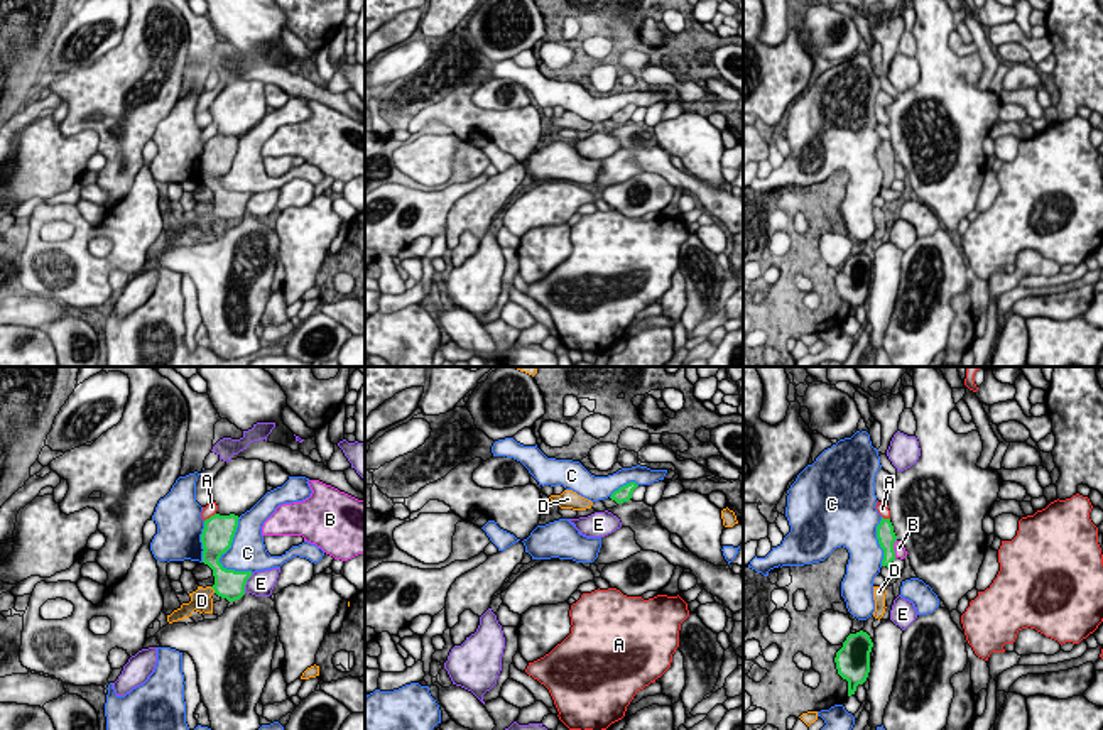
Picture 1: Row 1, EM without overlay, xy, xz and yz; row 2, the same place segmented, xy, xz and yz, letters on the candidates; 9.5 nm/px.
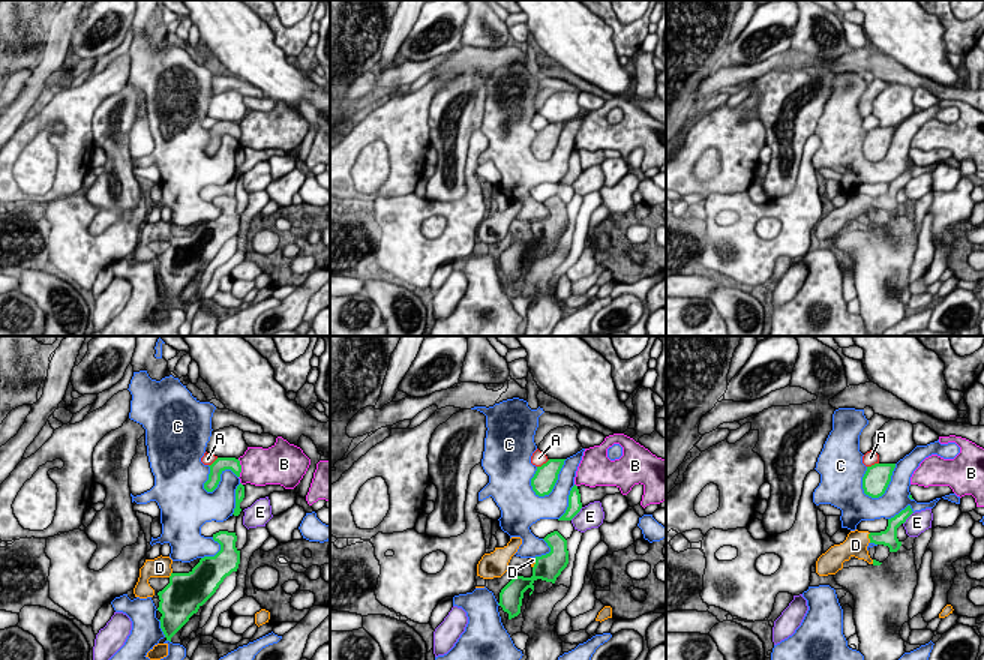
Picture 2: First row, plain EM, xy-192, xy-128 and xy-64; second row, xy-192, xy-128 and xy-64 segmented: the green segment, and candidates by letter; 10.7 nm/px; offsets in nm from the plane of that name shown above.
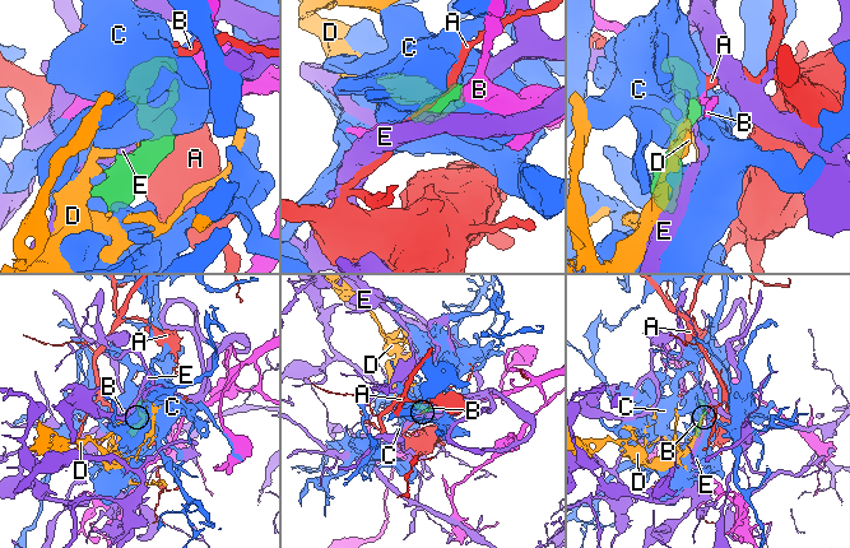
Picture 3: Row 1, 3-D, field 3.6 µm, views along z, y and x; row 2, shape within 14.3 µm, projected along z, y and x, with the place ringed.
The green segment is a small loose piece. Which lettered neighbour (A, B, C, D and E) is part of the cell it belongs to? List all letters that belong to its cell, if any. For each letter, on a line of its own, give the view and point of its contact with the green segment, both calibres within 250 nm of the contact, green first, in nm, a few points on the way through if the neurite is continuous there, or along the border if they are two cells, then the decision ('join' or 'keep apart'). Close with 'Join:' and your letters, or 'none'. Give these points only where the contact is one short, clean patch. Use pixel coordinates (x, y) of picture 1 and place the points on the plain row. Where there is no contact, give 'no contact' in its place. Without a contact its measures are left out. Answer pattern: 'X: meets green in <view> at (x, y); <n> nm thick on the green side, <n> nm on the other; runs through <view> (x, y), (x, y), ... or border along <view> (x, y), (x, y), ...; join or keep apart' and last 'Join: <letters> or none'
A: meets green in xy at (211, 137); 300 nm thick on the green side, 120 nm on the other; keep apart
B: meets green in yz at (892, 169); 170 nm thick on the green side, 100 nm on the other; keep apart
C: meets green in xy at (220, 178); 300 nm thick on the green side, 320 nm on the other; keep apart
D: meets green in xy at (213, 210); 280 nm thick on the green side, 200 nm on the other; join
E: meets green in xy at (245, 205); 280 nm thick on the green side, 240 nm on the other; keep apart
Join: D

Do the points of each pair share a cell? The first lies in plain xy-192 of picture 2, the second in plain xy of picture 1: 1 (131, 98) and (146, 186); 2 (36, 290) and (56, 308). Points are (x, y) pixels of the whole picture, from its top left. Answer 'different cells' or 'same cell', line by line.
1: different cells
2: different cells

